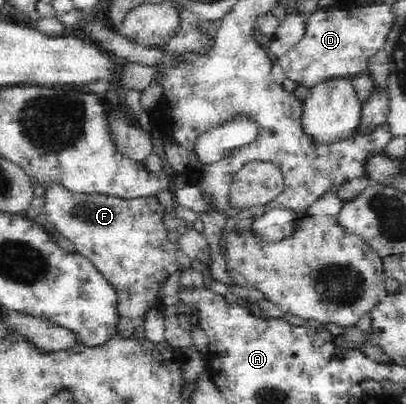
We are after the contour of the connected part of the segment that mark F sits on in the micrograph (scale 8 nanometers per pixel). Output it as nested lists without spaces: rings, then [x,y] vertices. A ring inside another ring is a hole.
[[[63,180],[49,182],[44,186],[43,216],[75,246],[76,253],[89,257],[95,268],[115,287],[119,301],[119,326],[121,336],[133,336],[139,326],[145,322],[145,313],[152,306],[159,305],[159,292],[171,274],[181,269],[177,260],[177,248],[169,241],[164,219],[168,217],[165,209],[155,196],[125,200],[118,196],[103,193],[73,192],[64,186]]]

